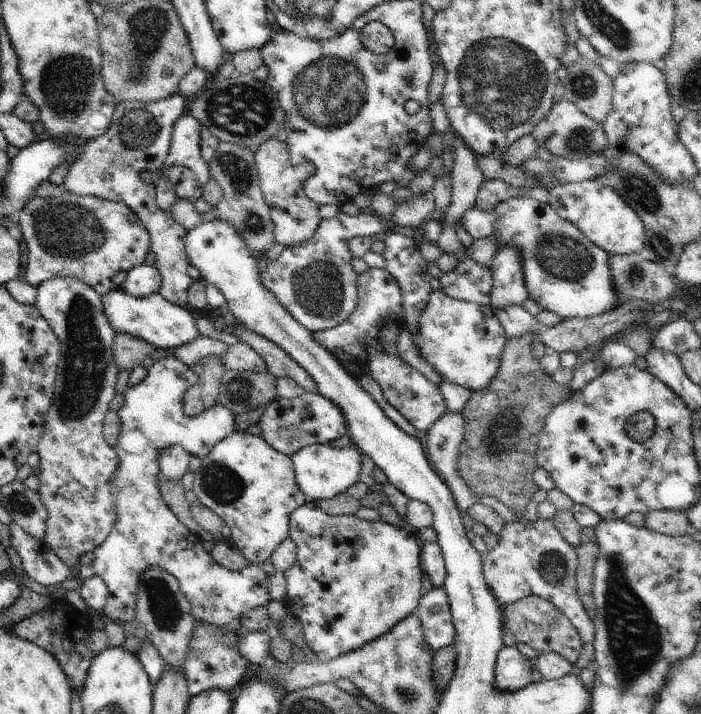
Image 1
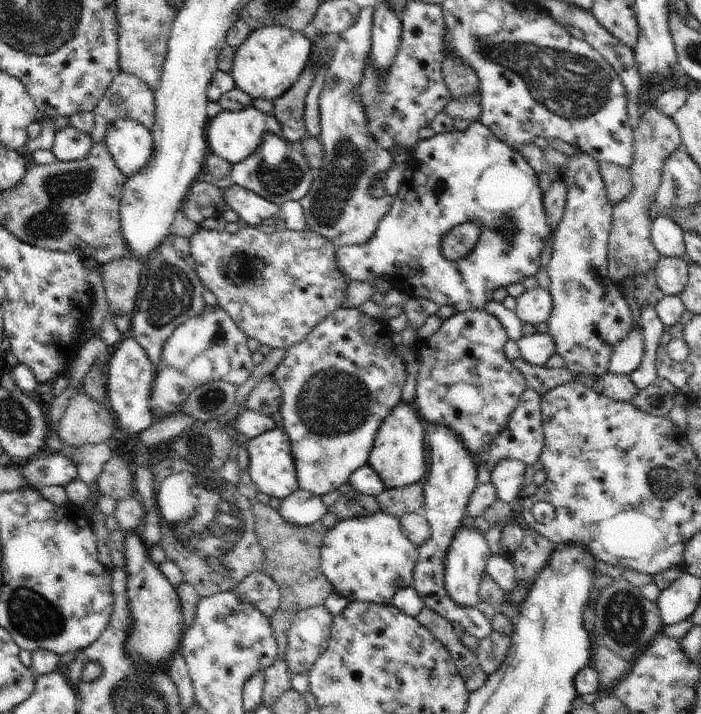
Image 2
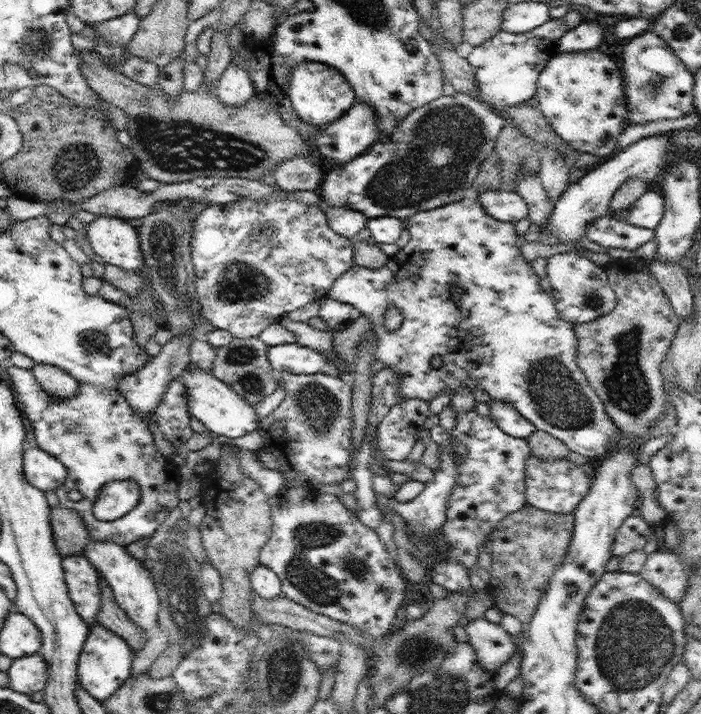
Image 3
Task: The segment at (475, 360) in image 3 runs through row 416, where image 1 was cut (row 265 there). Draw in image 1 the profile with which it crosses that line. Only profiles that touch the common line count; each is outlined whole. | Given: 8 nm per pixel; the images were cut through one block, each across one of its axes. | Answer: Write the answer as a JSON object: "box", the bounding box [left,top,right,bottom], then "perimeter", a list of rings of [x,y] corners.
{"box":[459,197,619,318],"perimeter":[[[514,197],[498,204],[490,212],[474,206],[459,220],[473,239],[496,234],[498,246],[514,245],[523,256],[525,285],[529,298],[544,310],[564,318],[597,317],[619,307],[615,280],[609,265],[609,254],[596,246],[574,224],[560,218],[548,204],[530,197]]]}

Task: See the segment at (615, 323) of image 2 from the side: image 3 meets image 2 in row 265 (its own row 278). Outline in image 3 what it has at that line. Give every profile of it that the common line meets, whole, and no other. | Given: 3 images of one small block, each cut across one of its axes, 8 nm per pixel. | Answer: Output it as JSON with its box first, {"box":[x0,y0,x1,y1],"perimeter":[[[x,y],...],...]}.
{"box":[547,252,617,324],"perimeter":[[[568,252],[556,254],[547,263],[547,277],[552,285],[556,309],[560,316],[574,324],[584,324],[613,312],[617,306],[615,293],[610,287],[606,267],[596,266],[592,260]]]}

